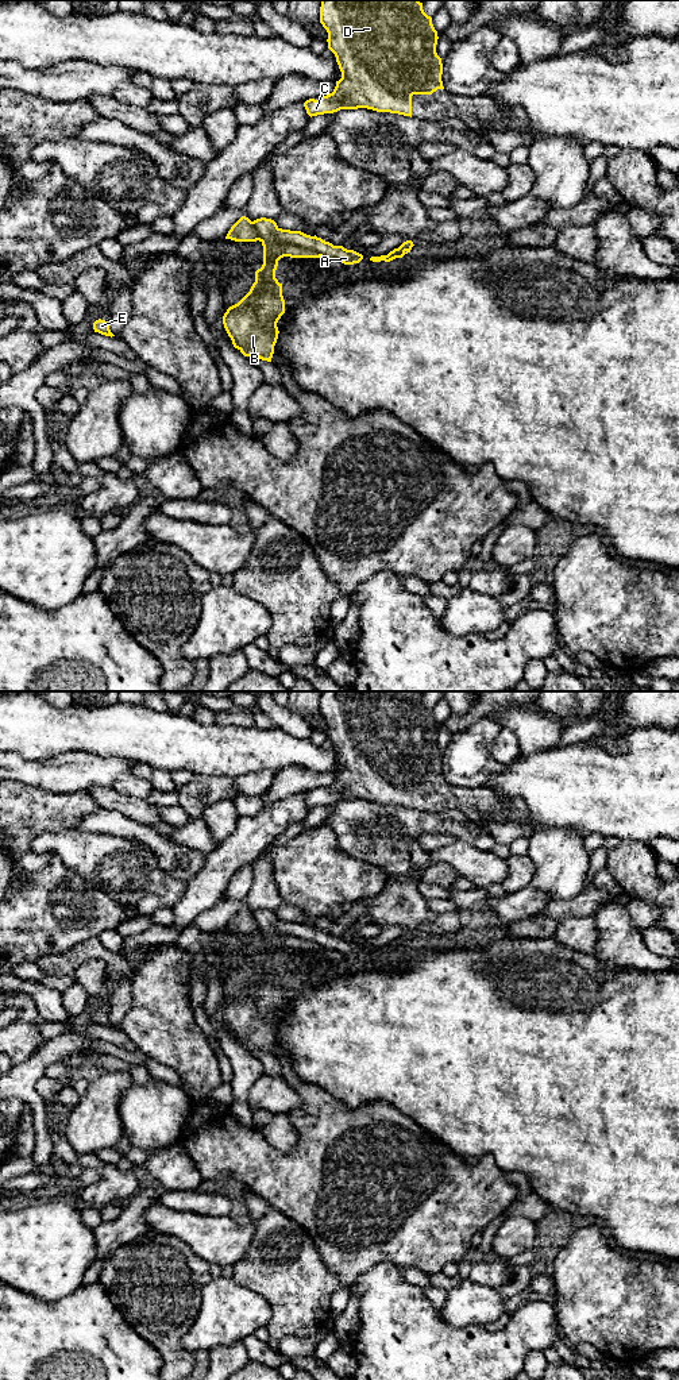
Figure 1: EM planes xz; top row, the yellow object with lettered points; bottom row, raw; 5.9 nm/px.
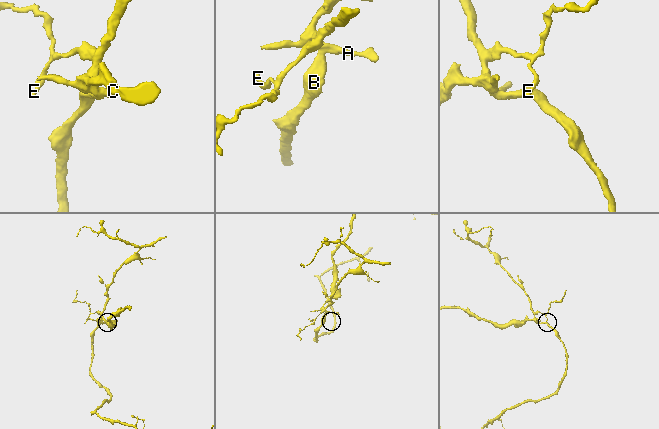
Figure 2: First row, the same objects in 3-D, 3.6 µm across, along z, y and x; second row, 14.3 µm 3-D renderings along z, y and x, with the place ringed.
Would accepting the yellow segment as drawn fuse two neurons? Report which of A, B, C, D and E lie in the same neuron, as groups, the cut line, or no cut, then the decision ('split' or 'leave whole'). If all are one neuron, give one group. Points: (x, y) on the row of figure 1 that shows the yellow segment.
groups A C D / B E; cut xz (277, 230), (280, 241), (309, 249), (320, 255); split

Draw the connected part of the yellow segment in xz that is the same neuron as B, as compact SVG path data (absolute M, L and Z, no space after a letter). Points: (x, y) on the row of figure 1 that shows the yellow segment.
M261 217L252 221L263 246L263 265L255 271L255 282L250 292L223 316L223 324L244 356L271 362L278 339L277 323L285 313L282 284L275 278L278 261L290 258L320 258L319 254L279 242L278 225L274 220Z

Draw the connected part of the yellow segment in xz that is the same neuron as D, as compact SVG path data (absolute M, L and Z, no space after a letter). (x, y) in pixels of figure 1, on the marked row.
M321 0L320 23L328 32L328 49L336 57L342 78L336 81L332 93L304 103L310 117L358 108L412 117L413 95L432 95L437 89L444 89L443 63L436 53L437 31L418 0Z

